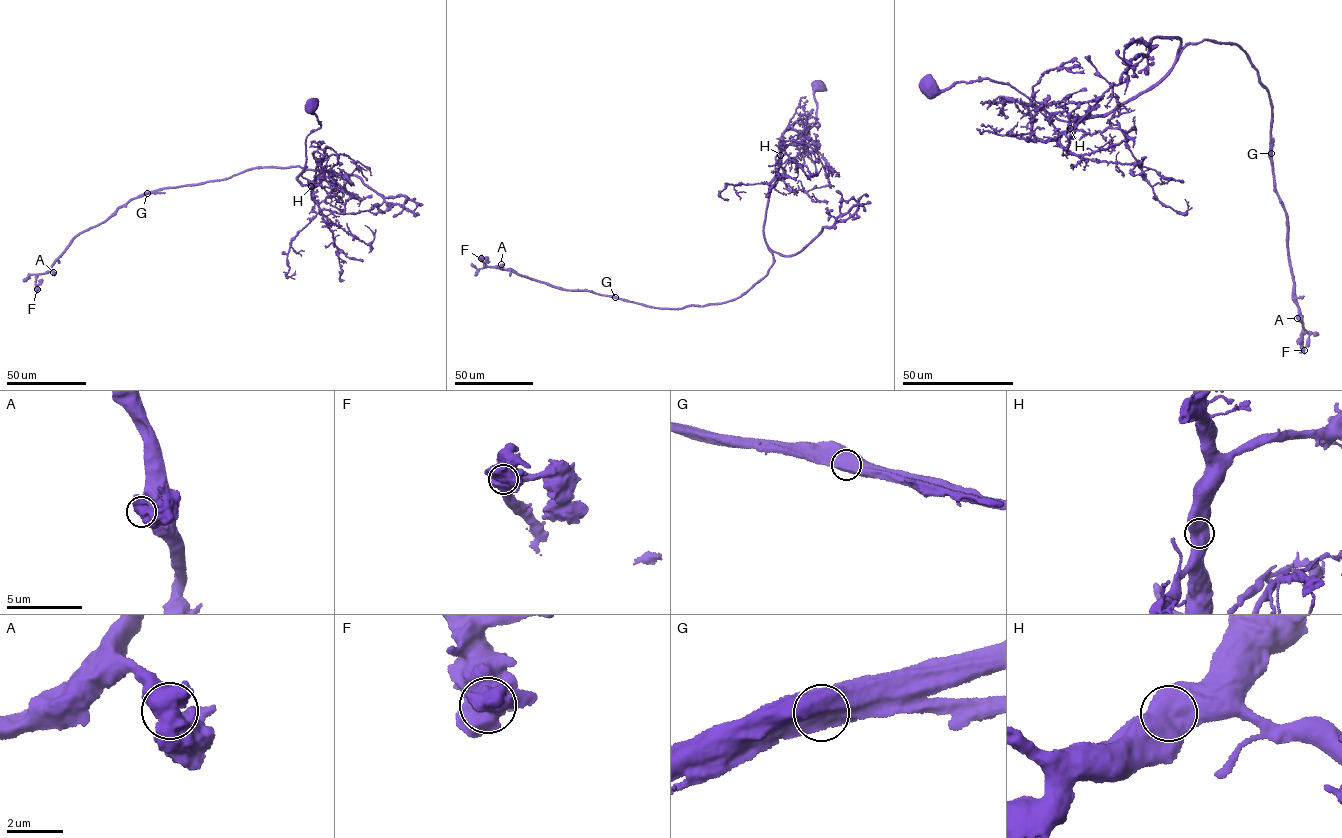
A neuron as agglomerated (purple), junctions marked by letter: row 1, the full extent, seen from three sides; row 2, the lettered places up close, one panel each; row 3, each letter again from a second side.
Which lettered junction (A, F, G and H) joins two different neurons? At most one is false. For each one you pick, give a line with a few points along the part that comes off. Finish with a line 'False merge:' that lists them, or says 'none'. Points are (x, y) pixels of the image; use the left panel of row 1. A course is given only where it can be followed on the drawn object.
G: foreign part runs (147, 193), (165, 192)
False merge: G

